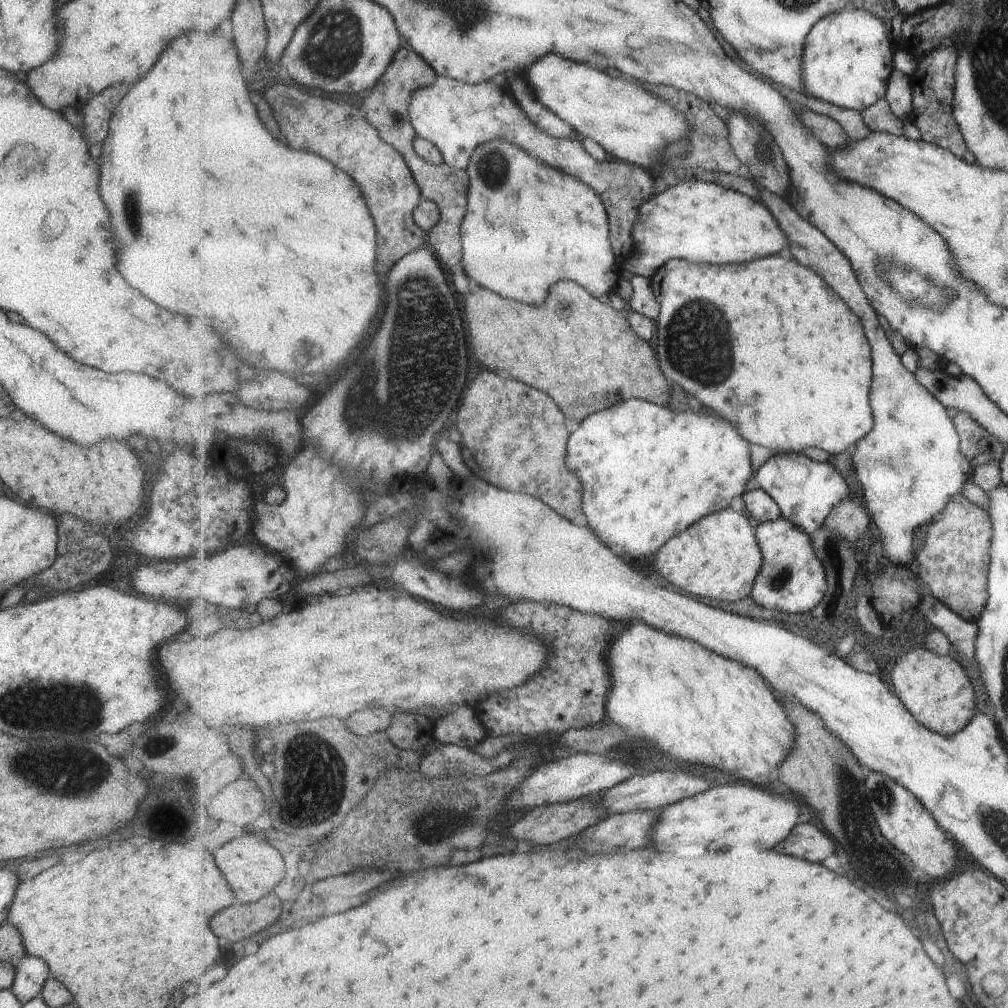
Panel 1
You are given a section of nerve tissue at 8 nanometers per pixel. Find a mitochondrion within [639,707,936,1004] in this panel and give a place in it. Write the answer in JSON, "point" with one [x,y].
{"point":[846,777]}

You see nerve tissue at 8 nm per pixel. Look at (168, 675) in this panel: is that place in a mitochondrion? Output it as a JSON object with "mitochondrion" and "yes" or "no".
{"mitochondrion":"no"}

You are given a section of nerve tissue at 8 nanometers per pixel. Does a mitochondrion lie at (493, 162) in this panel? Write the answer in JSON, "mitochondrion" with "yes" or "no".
{"mitochondrion":"yes"}

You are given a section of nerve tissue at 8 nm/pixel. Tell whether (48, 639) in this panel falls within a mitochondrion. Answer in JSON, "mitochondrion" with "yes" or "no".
{"mitochondrion":"no"}

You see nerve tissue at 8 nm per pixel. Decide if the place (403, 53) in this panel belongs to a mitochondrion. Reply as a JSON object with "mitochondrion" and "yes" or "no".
{"mitochondrion":"no"}

